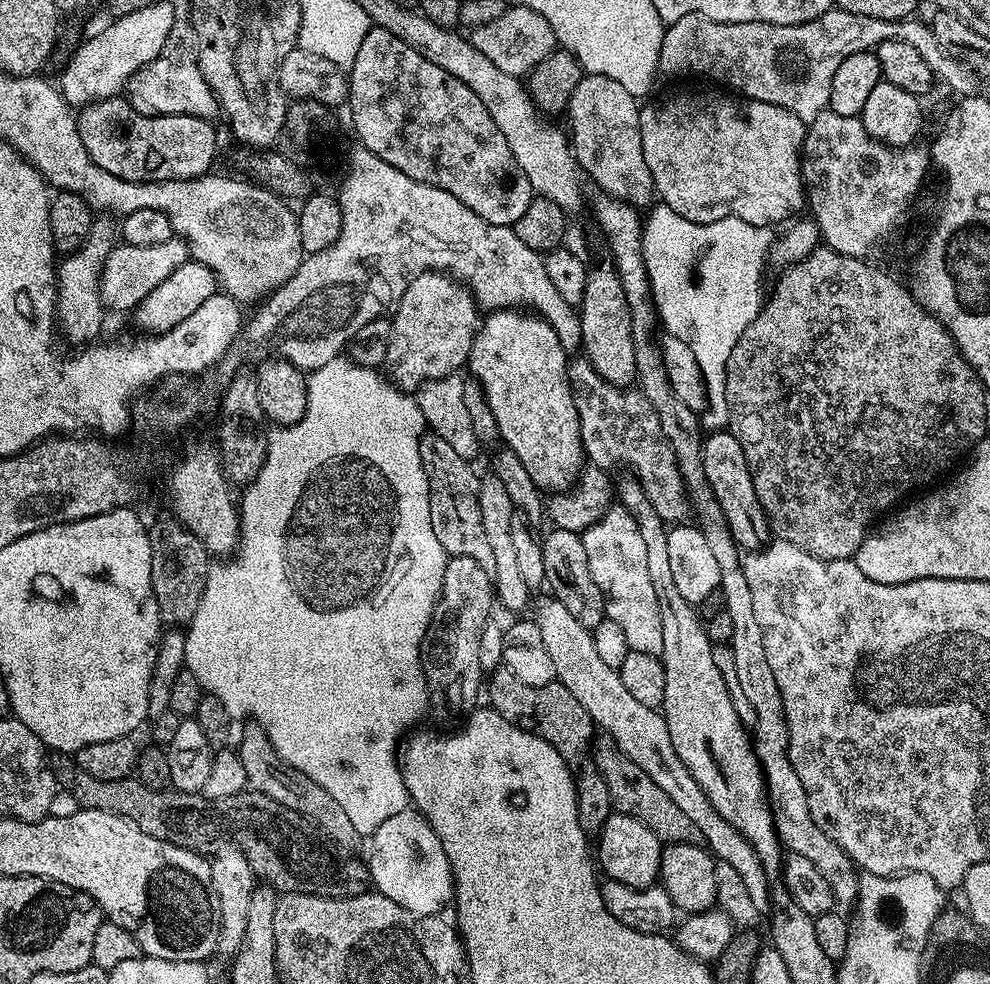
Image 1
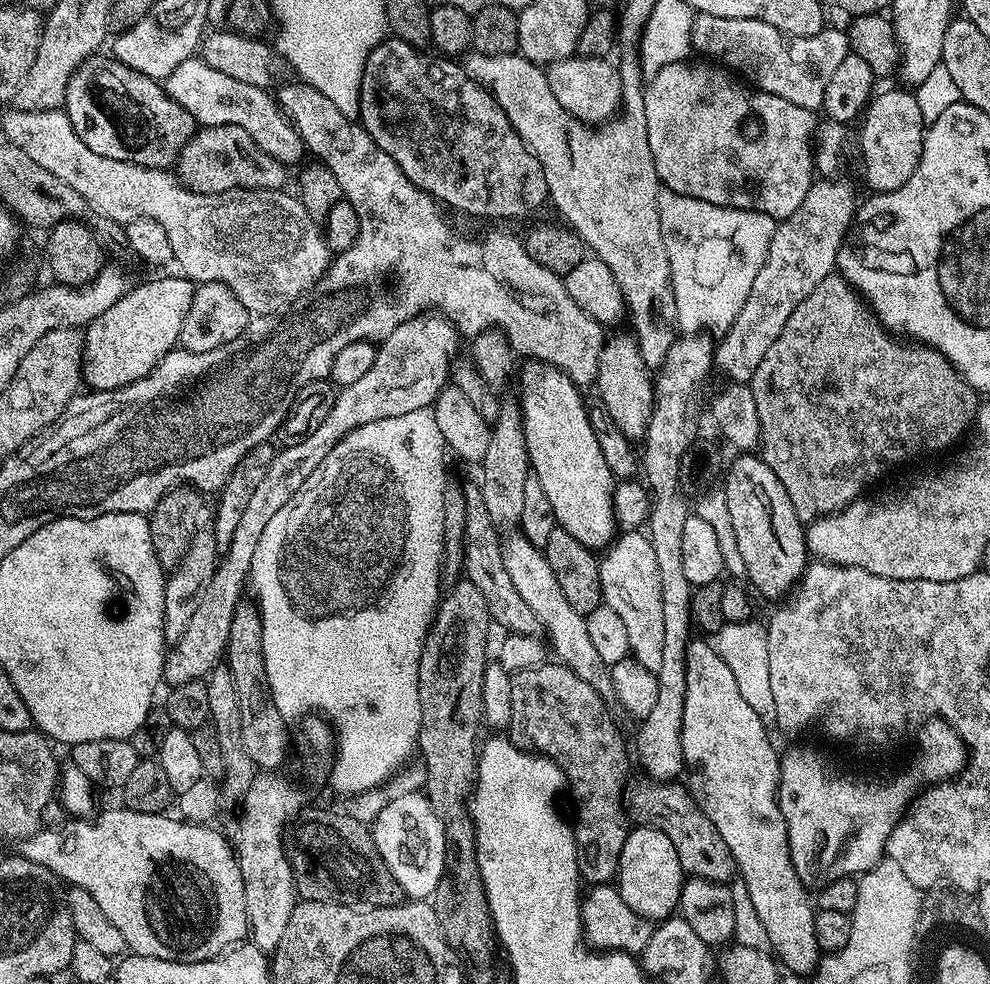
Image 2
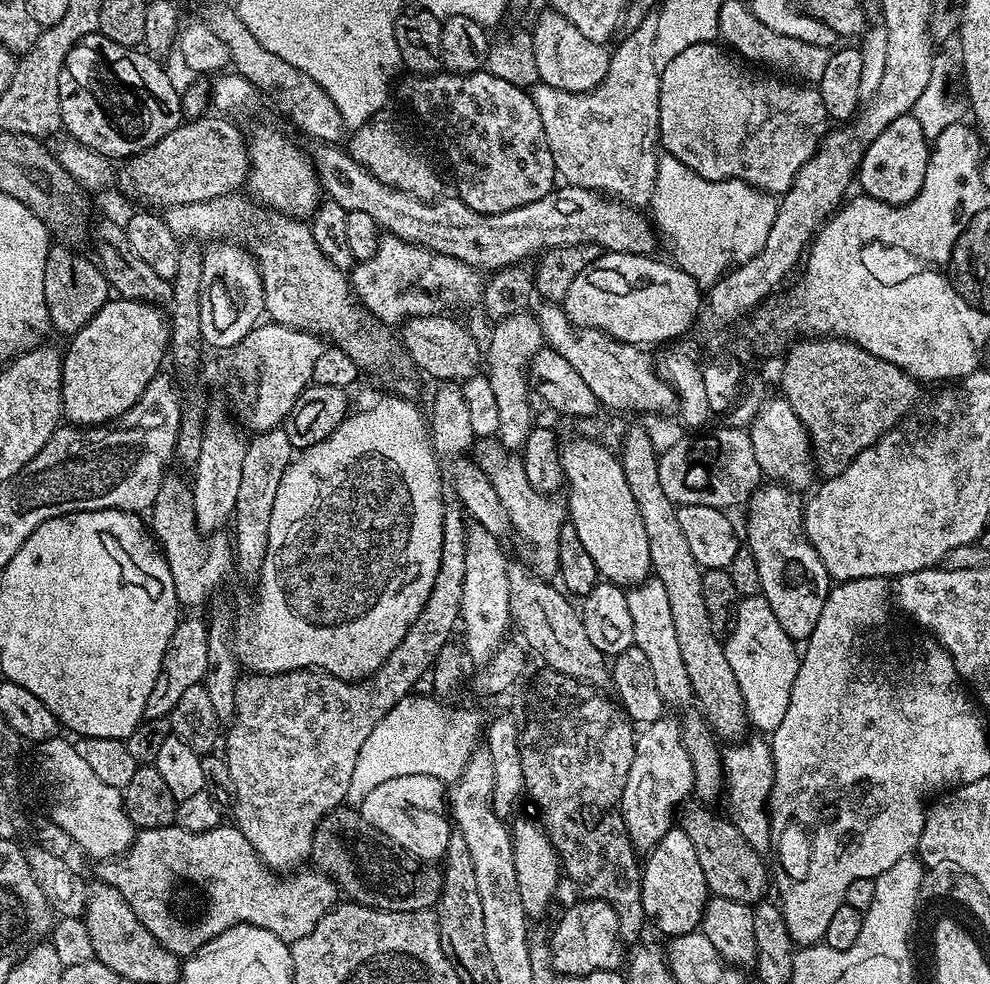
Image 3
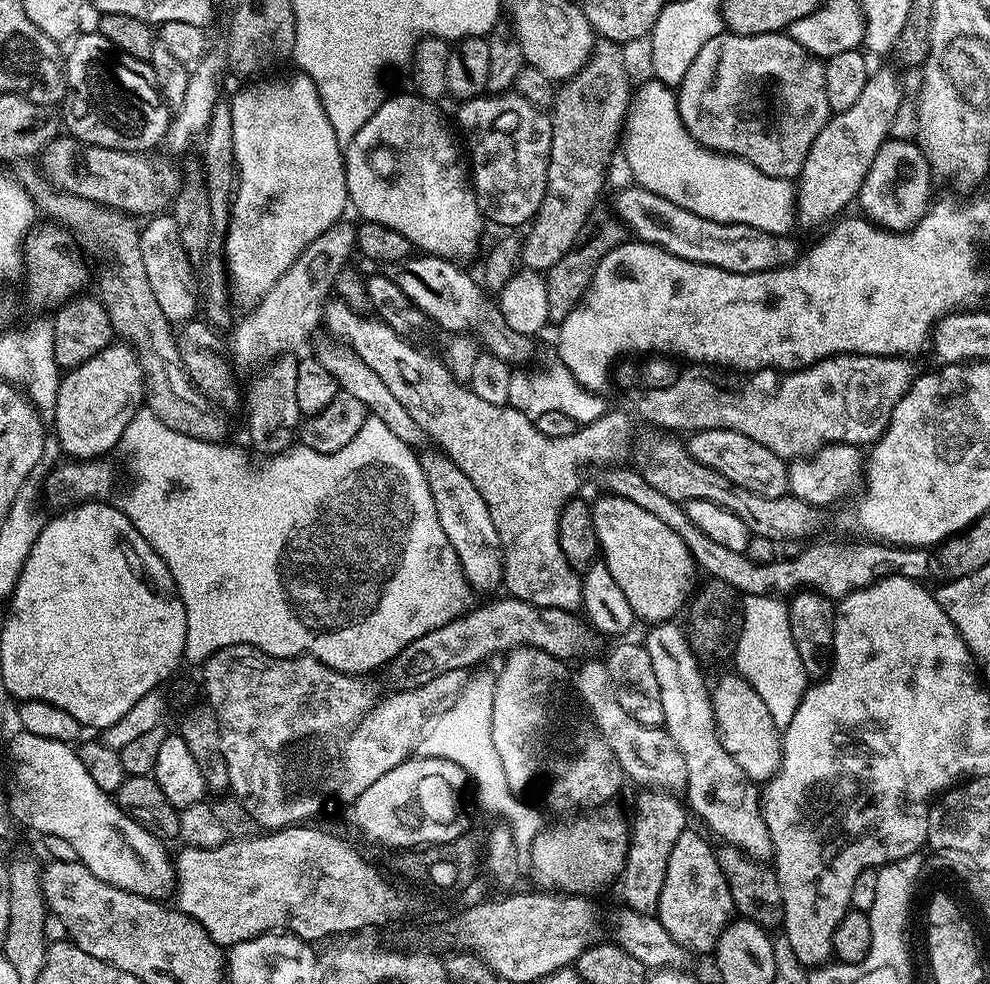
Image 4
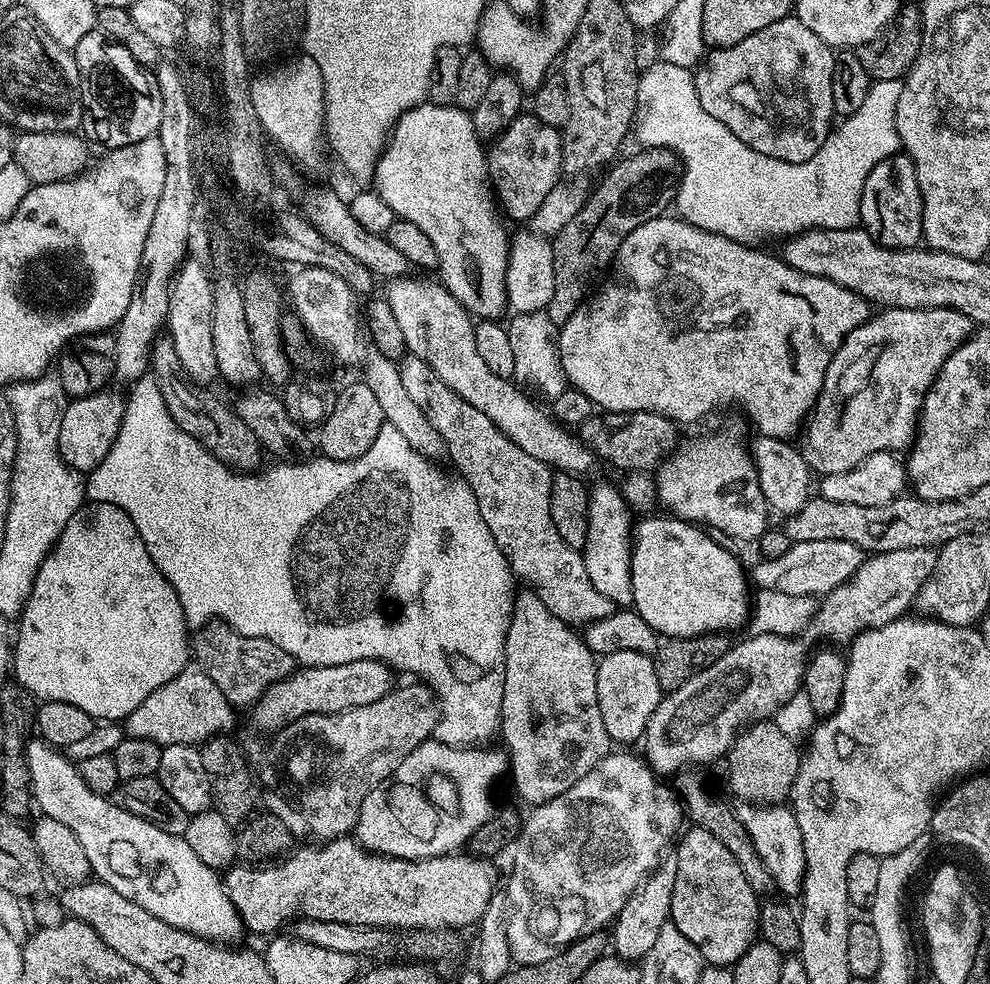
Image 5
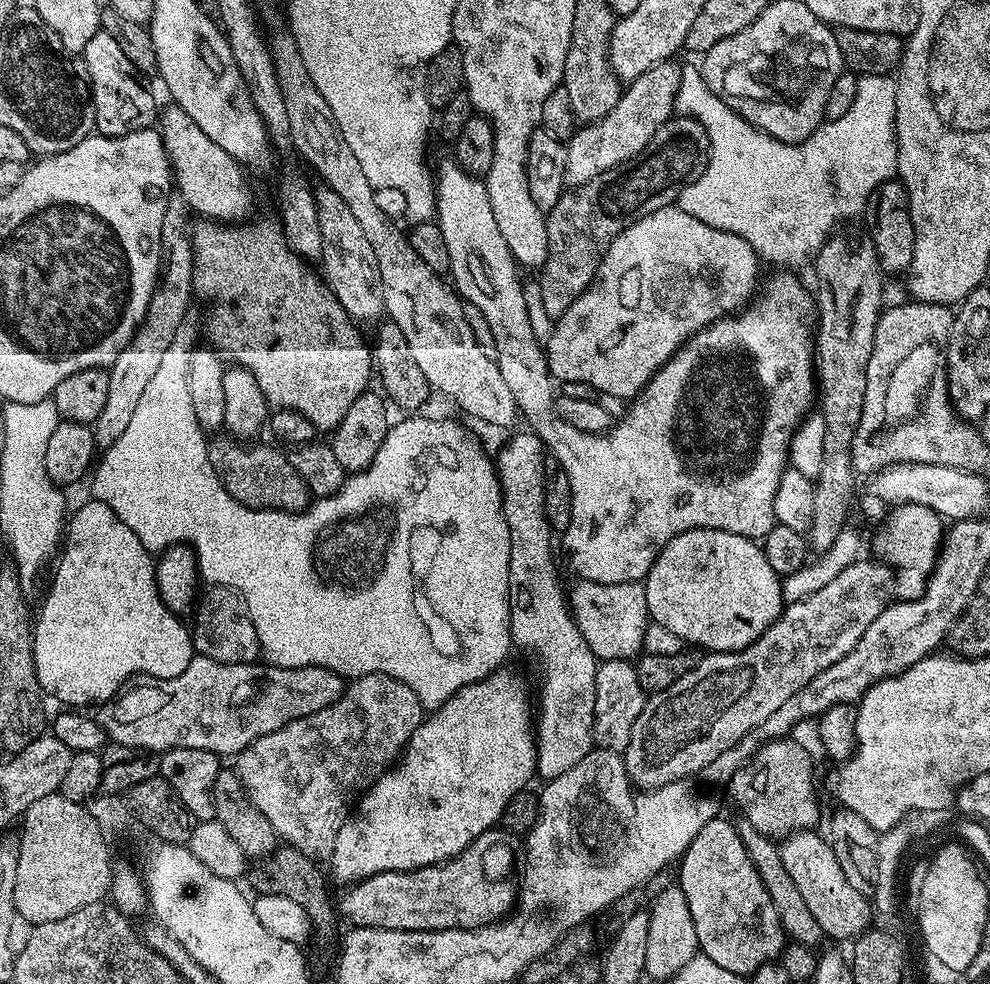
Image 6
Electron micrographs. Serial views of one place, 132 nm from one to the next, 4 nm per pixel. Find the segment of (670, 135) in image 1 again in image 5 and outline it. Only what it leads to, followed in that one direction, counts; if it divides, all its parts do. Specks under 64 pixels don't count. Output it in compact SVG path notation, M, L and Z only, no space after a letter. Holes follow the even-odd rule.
M790 15L734 46L709 51L694 72L698 102L758 154L791 164L806 162L826 142L834 120L830 78L835 61L833 49Z

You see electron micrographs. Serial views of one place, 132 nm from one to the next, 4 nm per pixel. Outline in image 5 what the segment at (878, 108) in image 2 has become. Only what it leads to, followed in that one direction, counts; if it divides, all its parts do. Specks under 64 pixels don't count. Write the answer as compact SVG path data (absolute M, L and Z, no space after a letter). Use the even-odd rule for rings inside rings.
M897 154L886 158L882 162L878 162L878 166L874 166L874 170L870 170L870 174L866 178L866 186L862 190L862 202L860 203L860 224L865 232L869 232L873 238L884 248L914 248L921 243L924 231L922 230L922 194L918 190L918 178L914 170L914 162L906 154Z

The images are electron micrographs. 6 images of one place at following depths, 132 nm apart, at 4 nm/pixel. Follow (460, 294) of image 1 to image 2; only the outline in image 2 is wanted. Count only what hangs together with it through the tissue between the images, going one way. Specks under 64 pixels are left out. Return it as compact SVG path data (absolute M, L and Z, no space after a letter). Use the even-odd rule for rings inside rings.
M439 314L411 316L402 322L402 326L379 341L374 366L370 366L370 371L358 378L358 382L350 382L350 386L335 393L332 408L326 418L322 418L318 430L311 432L302 442L281 447L275 453L269 470L255 488L239 525L235 527L228 551L219 557L216 573L214 578L210 578L210 586L206 586L206 594L202 594L202 602L198 602L197 612L190 617L182 638L178 638L178 642L167 649L162 677L165 685L204 680L221 663L228 650L230 622L237 604L242 600L240 591L246 588L246 581L252 571L258 538L262 538L262 530L266 530L276 511L286 506L294 494L298 494L307 476L314 474L326 454L330 454L334 445L348 432L375 420L398 418L398 414L410 414L410 410L431 408L440 391L449 383L460 343L460 333L446 317Z

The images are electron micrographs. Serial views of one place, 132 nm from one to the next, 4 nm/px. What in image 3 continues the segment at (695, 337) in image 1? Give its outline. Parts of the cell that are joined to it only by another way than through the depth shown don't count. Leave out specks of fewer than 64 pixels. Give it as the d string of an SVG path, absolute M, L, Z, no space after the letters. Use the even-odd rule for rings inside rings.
M667 154L658 159L658 170L654 182L654 194L650 205L650 216L659 235L672 243L672 256L676 267L682 269L701 286L711 286L733 266L745 264L762 250L770 226L774 226L777 201L767 192L762 192L741 180L707 180L694 170L687 168L678 158Z

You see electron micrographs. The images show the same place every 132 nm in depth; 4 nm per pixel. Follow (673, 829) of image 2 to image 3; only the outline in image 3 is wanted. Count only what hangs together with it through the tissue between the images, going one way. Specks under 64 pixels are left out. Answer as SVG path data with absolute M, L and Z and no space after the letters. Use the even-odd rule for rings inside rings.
M688 802L683 805L678 816L678 826L694 842L694 854L698 854L698 863L702 874L706 874L708 890L712 896L730 898L734 902L751 904L761 903L770 892L770 872L764 866L761 853L742 838L727 815L711 812L711 807L700 802Z

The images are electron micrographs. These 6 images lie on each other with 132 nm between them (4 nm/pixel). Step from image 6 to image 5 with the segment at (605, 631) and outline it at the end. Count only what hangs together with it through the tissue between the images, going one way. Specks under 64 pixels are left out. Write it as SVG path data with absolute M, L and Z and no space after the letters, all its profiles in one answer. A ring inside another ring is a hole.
M408 354L399 361L398 364L400 370L400 377L402 378L402 387L406 389L406 395L418 406L418 410L422 410L422 414L426 414L426 418L430 422L430 426L434 426L434 430L438 430L438 434L442 438L444 447L446 449L447 459L452 459L452 464L457 468L459 479L464 483L469 484L472 487L472 493L474 498L478 502L478 514L482 514L482 522L486 522L486 526L490 526L490 534L494 534L494 542L498 542L498 550L502 550L502 554L506 558L506 562L512 567L513 577L517 581L525 580L527 587L538 594L538 598L542 598L542 602L546 605L546 610L550 610L550 614L554 614L558 618L562 618L562 622L573 626L587 626L592 624L598 619L606 618L614 611L614 605L612 605L613 597L606 592L599 592L595 586L590 582L590 578L584 572L584 558L583 555L577 549L566 546L566 542L562 542L562 538L558 538L558 530L554 530L554 526L550 522L550 486L552 485L552 477L554 475L553 469L538 458L532 458L526 454L522 447L515 445L484 414L482 411L476 410L474 406L470 406L470 403L464 401L454 392L446 386L445 382L439 380L438 375L424 362L421 358Z

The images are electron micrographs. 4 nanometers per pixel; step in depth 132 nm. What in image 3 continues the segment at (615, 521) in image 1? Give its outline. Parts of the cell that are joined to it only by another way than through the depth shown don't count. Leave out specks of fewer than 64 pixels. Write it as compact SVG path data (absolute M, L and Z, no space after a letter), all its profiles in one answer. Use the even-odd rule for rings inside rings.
M648 578L641 584L629 587L626 592L626 606L630 610L633 645L642 650L642 654L646 654L650 661L650 671L654 673L658 694L662 694L665 705L691 701L692 683L686 675L686 662L682 662L678 633L674 630L674 618L670 615L670 598L666 598L666 586L662 586L660 580Z

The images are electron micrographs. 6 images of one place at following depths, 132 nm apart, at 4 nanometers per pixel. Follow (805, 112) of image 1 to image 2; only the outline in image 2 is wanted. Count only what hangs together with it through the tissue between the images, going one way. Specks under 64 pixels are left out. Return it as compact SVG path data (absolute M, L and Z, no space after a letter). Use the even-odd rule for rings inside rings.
M705 12L699 13L693 22L692 47L704 55L701 57L719 62L759 91L778 94L778 98L786 98L786 102L794 102L794 106L813 110L823 109L826 86L842 58L850 55L847 31L840 29L839 32L832 26L824 27L818 34L787 36L770 26L770 22L754 18L718 18L718 14Z

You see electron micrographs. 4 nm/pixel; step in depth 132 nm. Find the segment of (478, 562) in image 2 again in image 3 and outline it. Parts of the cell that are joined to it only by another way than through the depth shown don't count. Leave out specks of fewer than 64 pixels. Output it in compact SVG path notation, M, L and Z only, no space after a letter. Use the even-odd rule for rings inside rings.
M512 562L508 566L510 614L512 615L512 624L515 630L517 628L520 631L521 638L519 637L519 639L529 649L532 647L548 663L545 665L551 671L558 674L566 674L570 678L582 681L584 684L591 684L593 686L607 685L610 680L609 661L600 653L598 646L594 646L594 642L590 642L590 637L586 634L584 619L580 617L577 605L572 605L575 603L559 587L556 587L557 589L551 588L553 586L551 583L532 575L523 563L520 564Z

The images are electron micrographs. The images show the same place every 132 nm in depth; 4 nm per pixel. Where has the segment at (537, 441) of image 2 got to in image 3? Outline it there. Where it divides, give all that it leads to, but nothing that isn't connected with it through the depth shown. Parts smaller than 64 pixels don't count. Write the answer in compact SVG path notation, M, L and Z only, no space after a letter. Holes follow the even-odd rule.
M575 438L559 449L563 479L568 488L566 516L578 530L578 539L586 546L586 554L594 558L597 573L607 583L621 586L641 584L652 572L650 550L646 542L646 526L638 514L638 502L630 494L626 474L619 455L603 448L596 438Z

